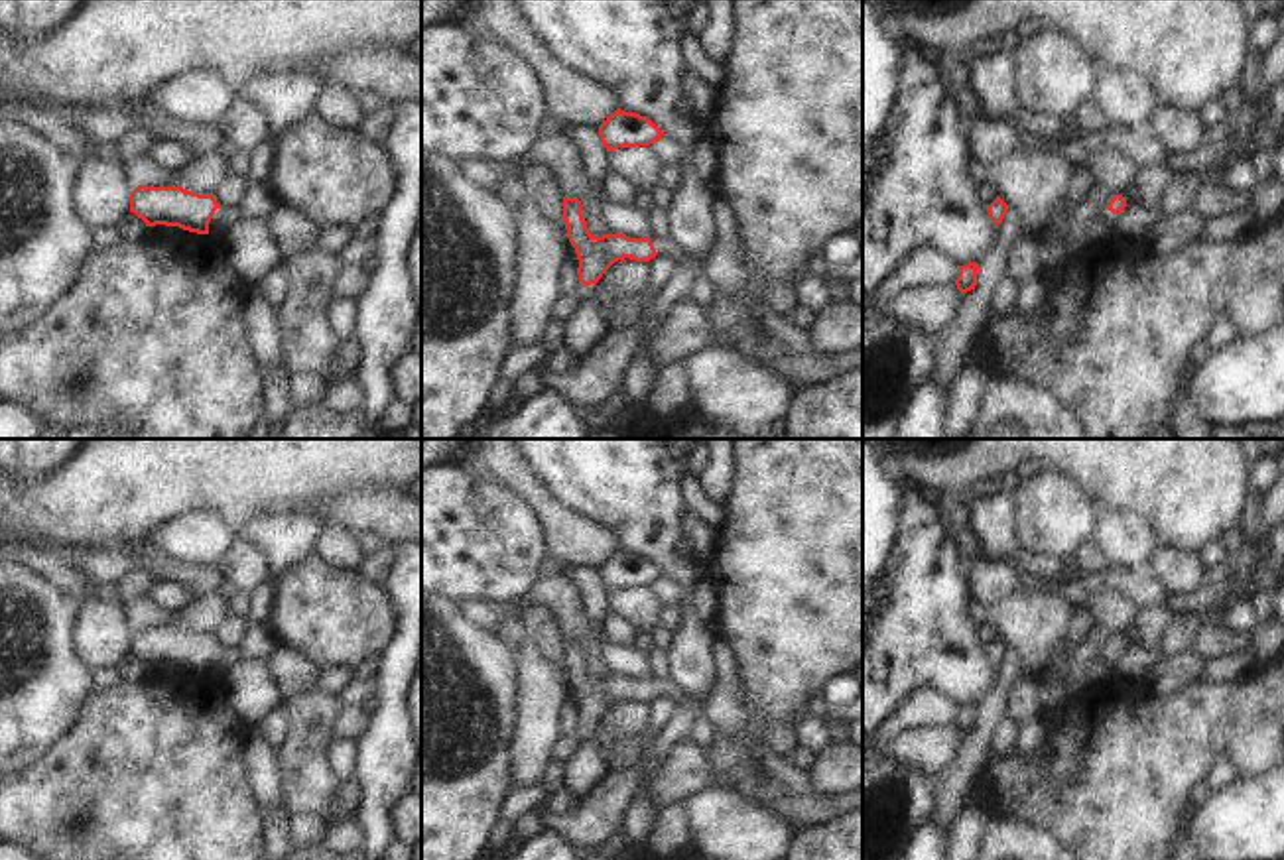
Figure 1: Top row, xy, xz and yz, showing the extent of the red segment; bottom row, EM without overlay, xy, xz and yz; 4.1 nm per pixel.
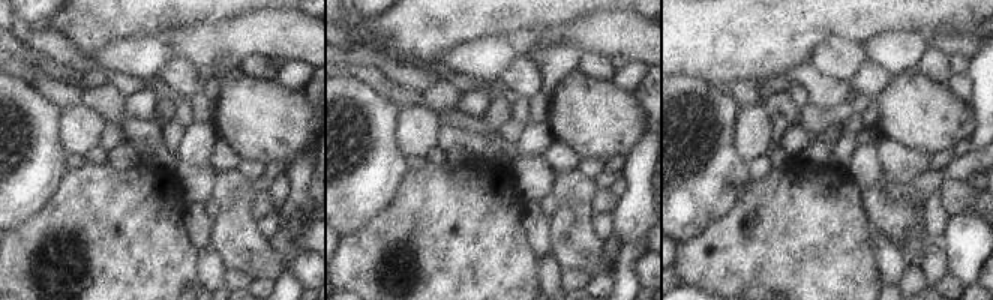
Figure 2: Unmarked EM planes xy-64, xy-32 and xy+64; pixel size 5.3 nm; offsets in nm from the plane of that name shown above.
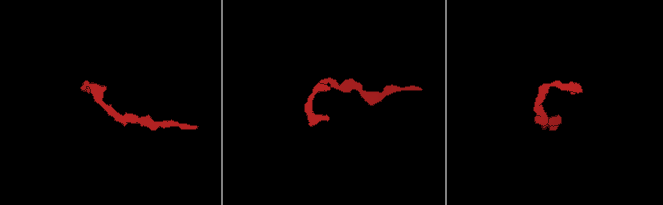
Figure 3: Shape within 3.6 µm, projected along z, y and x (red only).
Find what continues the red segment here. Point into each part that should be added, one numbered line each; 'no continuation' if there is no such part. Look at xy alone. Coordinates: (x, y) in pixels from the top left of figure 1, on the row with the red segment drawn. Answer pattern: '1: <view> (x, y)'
1: xy (225, 217)

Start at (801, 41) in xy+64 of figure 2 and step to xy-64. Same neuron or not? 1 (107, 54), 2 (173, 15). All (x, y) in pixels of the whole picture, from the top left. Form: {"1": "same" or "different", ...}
{"1": "different", "2": "same"}

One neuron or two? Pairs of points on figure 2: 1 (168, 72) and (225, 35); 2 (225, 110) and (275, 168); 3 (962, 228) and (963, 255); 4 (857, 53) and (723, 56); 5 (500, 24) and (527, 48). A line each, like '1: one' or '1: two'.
1: two
2: two
3: one
4: two
5: two

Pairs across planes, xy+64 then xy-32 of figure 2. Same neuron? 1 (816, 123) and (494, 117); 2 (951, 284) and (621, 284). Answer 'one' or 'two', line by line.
1: one
2: two

